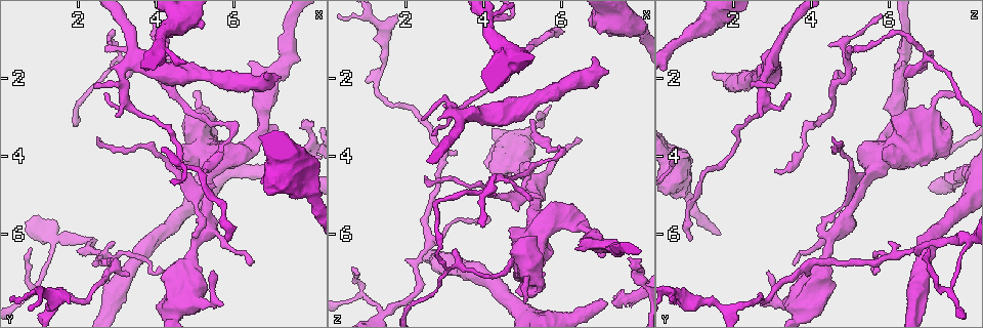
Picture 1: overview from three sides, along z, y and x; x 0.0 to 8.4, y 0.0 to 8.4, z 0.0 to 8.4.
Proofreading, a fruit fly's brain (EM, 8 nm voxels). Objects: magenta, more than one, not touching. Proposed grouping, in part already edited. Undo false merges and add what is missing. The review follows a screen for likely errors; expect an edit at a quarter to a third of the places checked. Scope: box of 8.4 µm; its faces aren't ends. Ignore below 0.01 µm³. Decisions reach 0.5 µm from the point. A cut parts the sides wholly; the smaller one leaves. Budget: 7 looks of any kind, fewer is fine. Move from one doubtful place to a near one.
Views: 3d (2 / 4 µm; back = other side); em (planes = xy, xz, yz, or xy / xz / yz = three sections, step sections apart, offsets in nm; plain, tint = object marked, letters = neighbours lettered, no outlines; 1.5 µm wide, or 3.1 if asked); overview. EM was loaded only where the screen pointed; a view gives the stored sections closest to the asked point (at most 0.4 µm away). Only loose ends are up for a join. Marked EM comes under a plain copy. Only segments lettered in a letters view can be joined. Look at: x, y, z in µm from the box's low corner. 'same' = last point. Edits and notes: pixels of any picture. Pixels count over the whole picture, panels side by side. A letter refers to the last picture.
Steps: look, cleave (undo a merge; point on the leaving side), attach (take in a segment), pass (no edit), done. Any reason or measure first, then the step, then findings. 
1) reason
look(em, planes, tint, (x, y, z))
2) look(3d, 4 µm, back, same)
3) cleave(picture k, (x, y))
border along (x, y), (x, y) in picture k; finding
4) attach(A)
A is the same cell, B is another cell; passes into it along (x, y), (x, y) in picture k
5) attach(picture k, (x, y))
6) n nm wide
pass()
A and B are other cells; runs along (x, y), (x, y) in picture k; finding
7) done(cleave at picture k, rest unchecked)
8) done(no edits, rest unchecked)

an open end
look(em, xy, step 4, tint, (3.25, 2.05, 6.45))

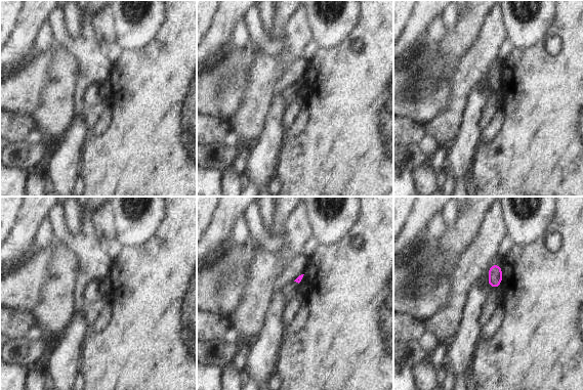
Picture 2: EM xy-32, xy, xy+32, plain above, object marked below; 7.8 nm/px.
look(em, planes, letters, same)

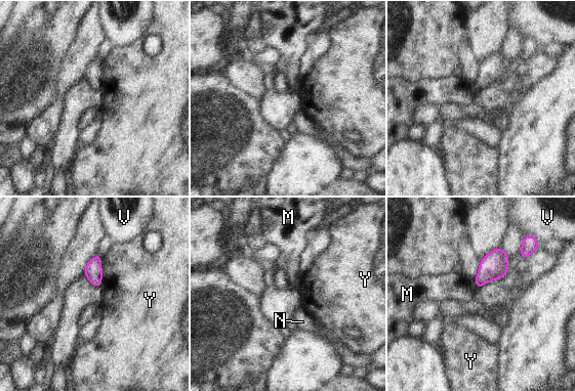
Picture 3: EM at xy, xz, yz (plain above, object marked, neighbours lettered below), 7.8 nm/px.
pass()
M, N, V and Y are other cells; border along (474, 279), (478, 289) in picture 3; none of them fits

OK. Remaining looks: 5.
three-way junction
look(3d, 2 µm, (4.30, 2.25, 4.50))

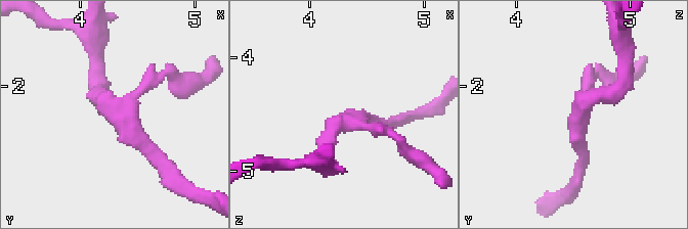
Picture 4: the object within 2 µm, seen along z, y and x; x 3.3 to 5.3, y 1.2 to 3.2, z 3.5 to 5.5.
3 arms; need the tissue
look(em, planes, tint, (4.36, 2.30, 4.56))

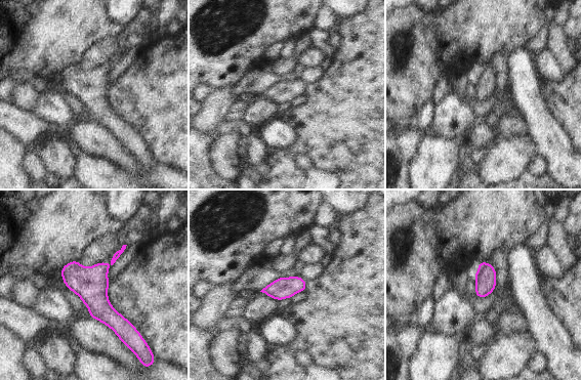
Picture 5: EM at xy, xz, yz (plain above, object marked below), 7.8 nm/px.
see the neighbours
look(em, planes, letters, same)

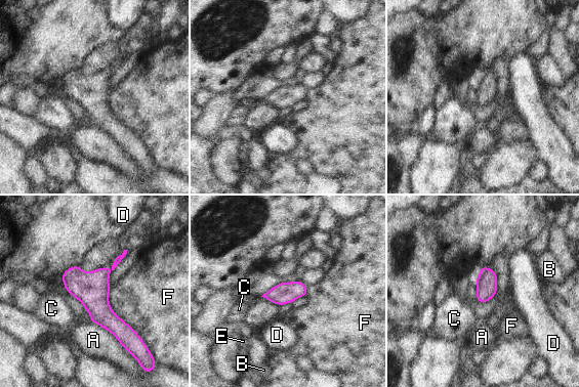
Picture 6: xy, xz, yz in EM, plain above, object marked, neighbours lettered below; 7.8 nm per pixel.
F touches over 550 nm
pass()
A, B, C, D, E and F are other cells; border along (110, 287), (110, 307), (146, 344) in picture 6; continuous, no second cell

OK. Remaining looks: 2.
look(em, planes, letters, (7.10, 4.70, 7.80))

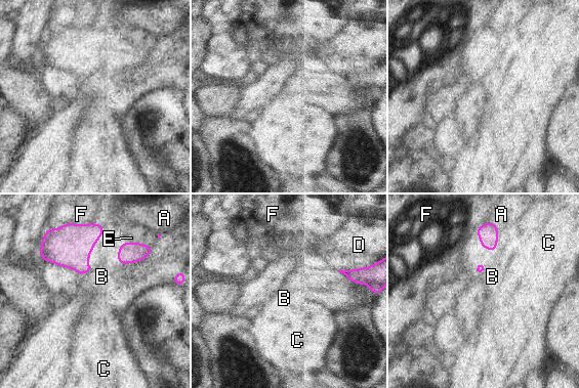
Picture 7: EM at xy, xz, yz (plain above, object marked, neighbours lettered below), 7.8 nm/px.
pass()
A, B, C, D, E and F are other cells; none of them fits

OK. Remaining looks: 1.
done(no edits, rest unchecked)

